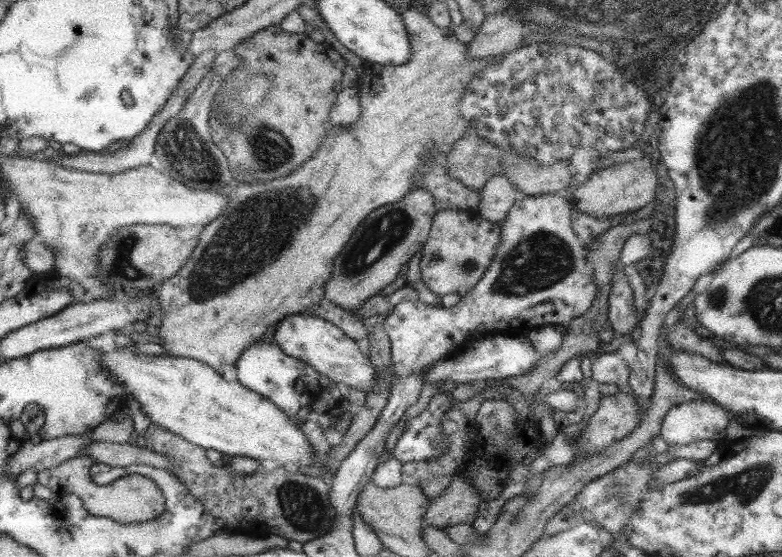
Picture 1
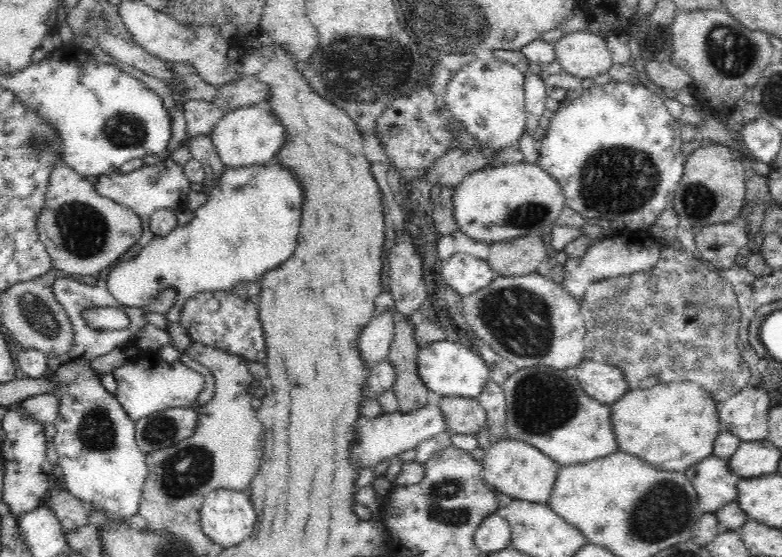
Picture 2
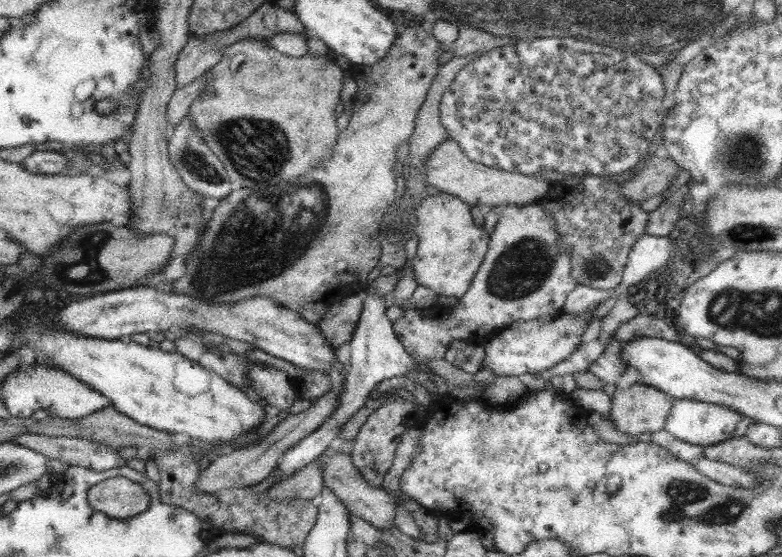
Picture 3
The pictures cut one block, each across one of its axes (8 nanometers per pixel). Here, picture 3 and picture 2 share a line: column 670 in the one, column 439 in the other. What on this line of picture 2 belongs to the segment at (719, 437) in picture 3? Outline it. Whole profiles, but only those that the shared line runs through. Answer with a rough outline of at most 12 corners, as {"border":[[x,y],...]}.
{"border":[[438,404],[363,420],[350,447],[356,469],[448,430]]}

